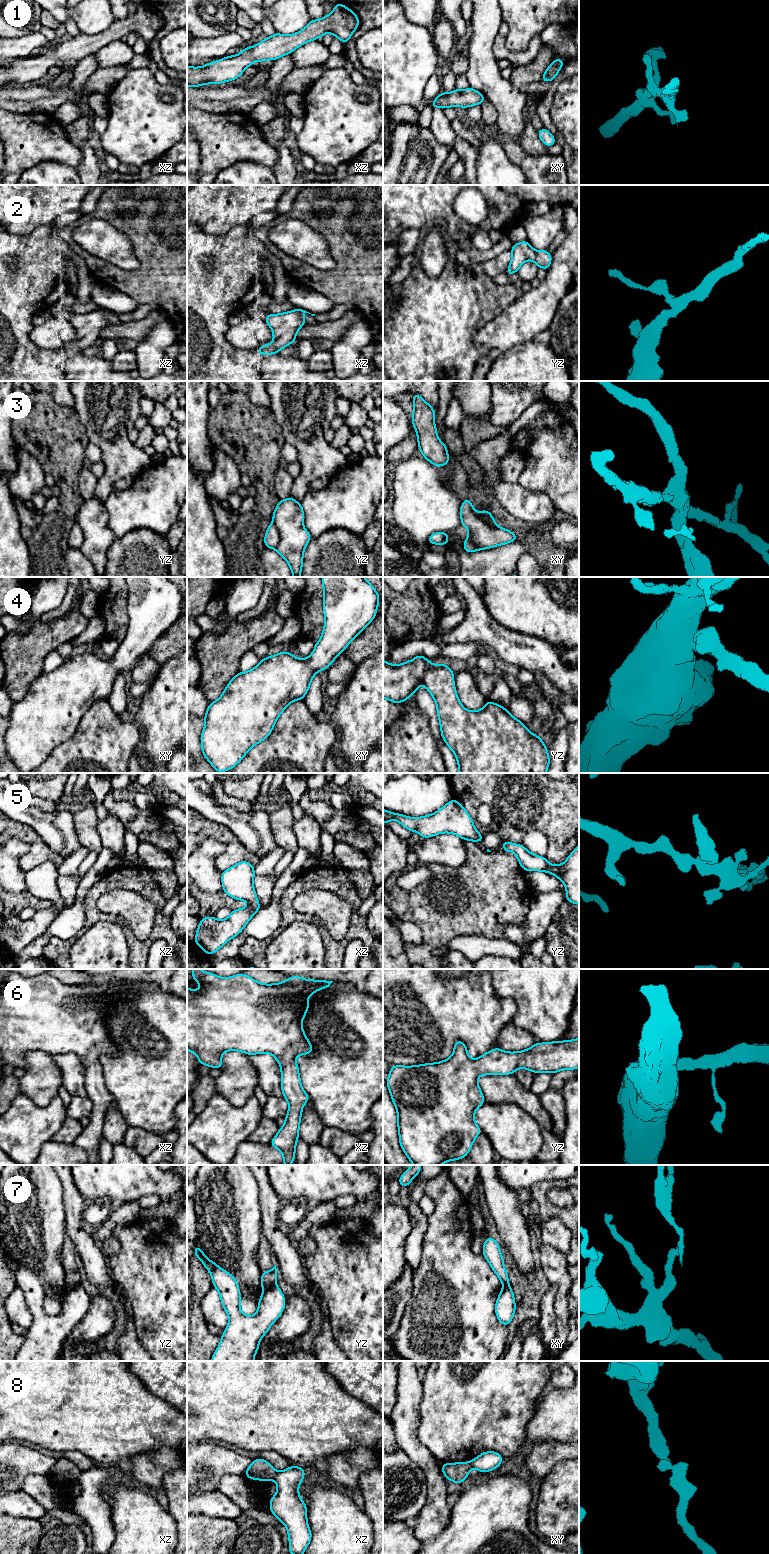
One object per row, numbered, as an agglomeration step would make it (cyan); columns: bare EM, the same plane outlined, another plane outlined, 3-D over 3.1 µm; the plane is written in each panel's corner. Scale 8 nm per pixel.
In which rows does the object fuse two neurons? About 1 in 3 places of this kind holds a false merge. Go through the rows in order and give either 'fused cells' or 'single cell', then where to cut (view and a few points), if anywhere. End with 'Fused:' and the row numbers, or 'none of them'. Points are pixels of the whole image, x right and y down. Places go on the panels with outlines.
1: single cell | no cut
2: single cell | no cut
3: fused cells | yz (273, 521), (278, 533), (278, 543), (275, 548)
4: single cell | no cut
5: single cell | no cut
6: single cell | no cut
7: fused cells | yz (275, 1284), (263, 1291)
8: fused cells | xz (276, 1472), (273, 1479)
Fused: 3, 7, 8

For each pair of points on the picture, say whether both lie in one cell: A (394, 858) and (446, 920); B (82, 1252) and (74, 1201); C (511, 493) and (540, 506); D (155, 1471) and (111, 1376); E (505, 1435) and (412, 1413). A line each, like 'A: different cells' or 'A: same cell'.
A: different cells
B: same cell
C: same cell
D: different cells
E: different cells

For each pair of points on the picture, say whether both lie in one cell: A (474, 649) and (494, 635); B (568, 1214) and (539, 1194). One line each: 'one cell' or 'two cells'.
A: two cells
B: one cell

